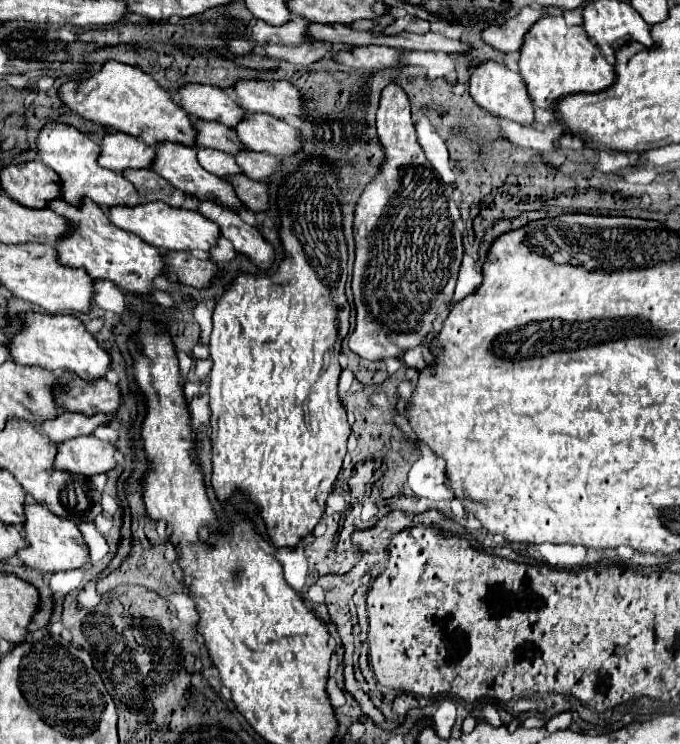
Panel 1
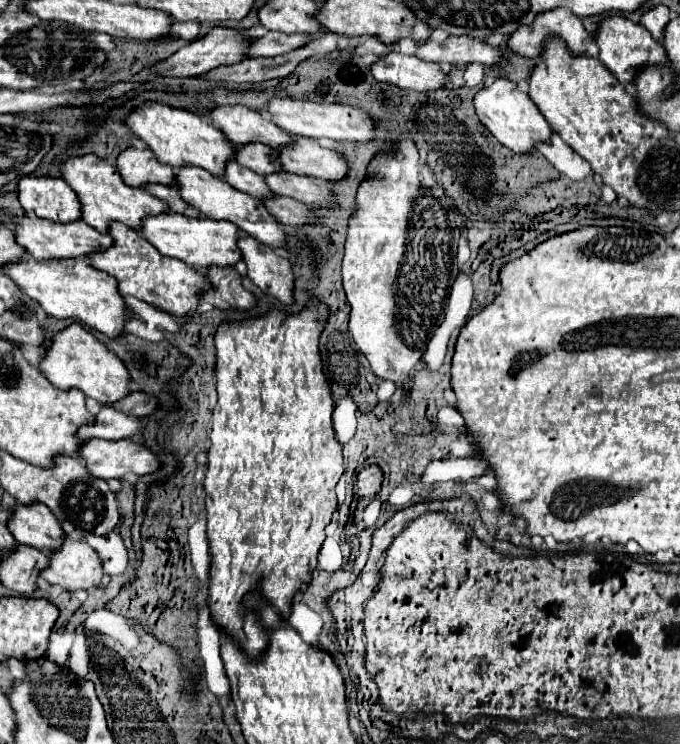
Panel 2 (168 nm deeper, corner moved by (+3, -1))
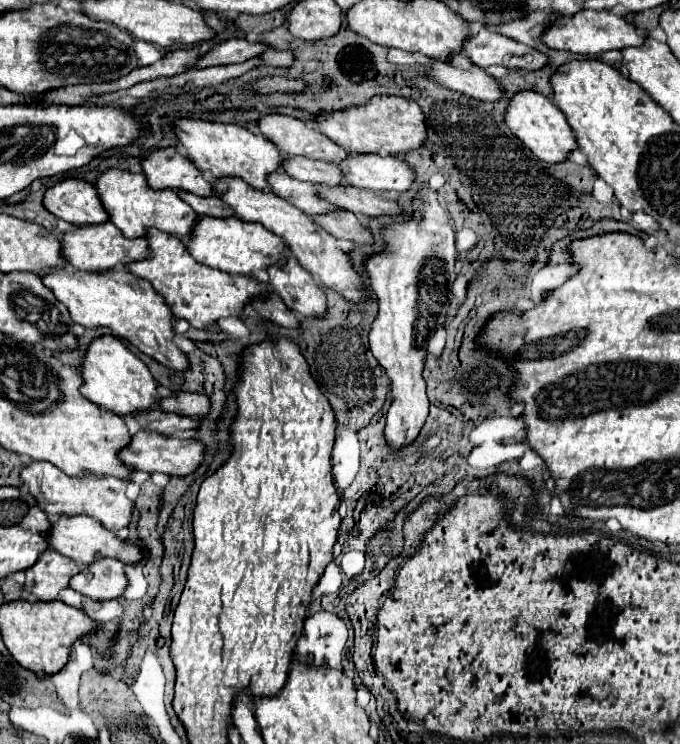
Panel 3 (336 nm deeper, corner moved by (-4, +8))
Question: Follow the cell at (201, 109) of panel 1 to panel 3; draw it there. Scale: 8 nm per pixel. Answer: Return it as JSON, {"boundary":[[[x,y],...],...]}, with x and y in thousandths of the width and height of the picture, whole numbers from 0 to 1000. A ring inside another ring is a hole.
{"boundary":[[[388,153],[379,159],[376,172],[388,185],[406,194],[406,199],[412,199],[415,207],[424,210],[450,210],[482,218],[500,218],[512,210],[512,202],[494,196],[465,172],[429,156]]]}

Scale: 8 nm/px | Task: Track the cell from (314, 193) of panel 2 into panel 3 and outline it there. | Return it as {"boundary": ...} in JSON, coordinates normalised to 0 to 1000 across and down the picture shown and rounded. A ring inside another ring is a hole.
{"boundary":[[[465,247],[468,263],[474,269],[482,269],[485,274],[515,282],[521,288],[538,288],[538,290],[559,290],[559,288],[585,288],[591,280],[579,269],[565,269],[547,255],[524,253],[524,250],[488,250],[479,253],[476,247]]]}

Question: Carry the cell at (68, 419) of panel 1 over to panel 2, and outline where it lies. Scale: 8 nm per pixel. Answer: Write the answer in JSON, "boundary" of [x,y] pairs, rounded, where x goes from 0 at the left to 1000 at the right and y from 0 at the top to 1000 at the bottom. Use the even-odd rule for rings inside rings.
{"boundary":[[[149,547],[146,558],[140,560],[140,571],[122,571],[116,587],[125,593],[134,587],[172,593],[172,590],[190,590],[207,579],[210,579],[207,563],[184,558],[166,547]]]}

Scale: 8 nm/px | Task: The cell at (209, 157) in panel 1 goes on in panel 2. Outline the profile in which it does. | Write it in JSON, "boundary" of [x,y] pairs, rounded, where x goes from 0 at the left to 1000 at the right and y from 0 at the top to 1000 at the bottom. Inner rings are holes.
{"boundary":[[[340,216],[331,227],[331,241],[337,243],[340,251],[357,257],[357,259],[366,259],[369,265],[387,270],[387,267],[401,267],[401,257],[393,251],[390,246],[390,238],[354,224],[349,216]]]}

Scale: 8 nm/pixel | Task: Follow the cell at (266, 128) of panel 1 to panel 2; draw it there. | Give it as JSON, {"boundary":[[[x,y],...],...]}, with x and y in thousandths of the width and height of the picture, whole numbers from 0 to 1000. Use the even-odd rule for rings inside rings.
{"boundary":[[[437,187],[434,195],[410,200],[410,208],[416,227],[434,235],[501,243],[513,233],[513,222],[501,206],[478,200],[460,187]]]}

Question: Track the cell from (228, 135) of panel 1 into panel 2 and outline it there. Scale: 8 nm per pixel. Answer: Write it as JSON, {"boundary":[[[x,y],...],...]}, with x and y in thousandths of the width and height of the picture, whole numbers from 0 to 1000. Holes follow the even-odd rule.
{"boundary":[[[384,192],[349,198],[346,214],[349,214],[357,224],[363,224],[363,227],[381,233],[381,235],[399,235],[399,233],[413,230],[410,203],[396,200],[396,198],[384,195]]]}

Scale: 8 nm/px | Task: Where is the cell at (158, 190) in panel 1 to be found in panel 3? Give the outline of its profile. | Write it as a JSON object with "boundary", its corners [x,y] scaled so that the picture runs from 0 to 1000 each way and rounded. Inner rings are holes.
{"boundary":[[[259,255],[259,261],[268,263],[268,269],[276,272],[291,290],[321,290],[321,293],[332,293],[332,290],[341,290],[344,288],[341,280],[335,280],[318,263],[288,263],[288,261],[274,258],[274,255]]]}

